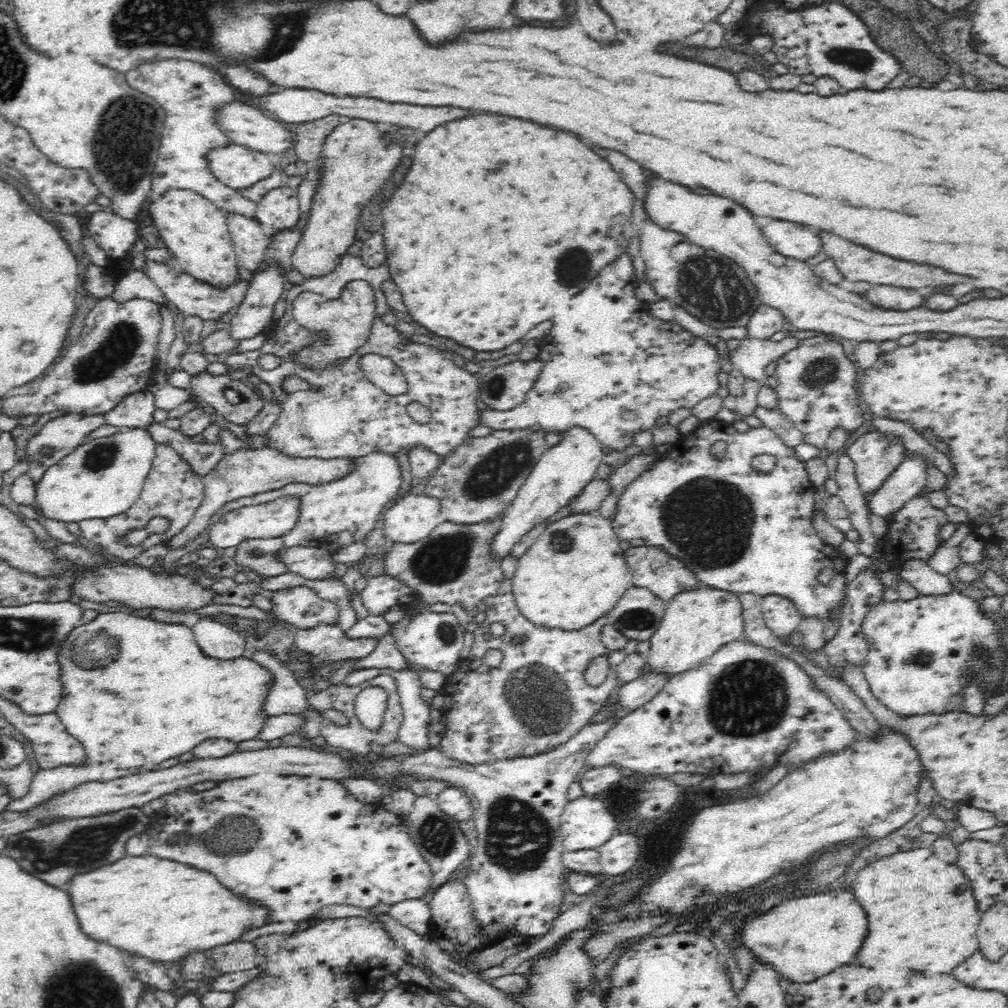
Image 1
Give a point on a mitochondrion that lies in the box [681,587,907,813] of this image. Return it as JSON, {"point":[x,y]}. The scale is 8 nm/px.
{"point":[750,697]}

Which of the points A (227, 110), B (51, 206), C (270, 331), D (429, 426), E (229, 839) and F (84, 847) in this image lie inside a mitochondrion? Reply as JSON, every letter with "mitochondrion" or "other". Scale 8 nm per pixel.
{"A":"other","B":"other","C":"other","D":"other","E":"mitochondrion","F":"mitochondrion"}

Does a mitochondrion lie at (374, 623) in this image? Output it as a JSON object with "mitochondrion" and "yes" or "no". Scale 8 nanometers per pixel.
{"mitochondrion":"no"}

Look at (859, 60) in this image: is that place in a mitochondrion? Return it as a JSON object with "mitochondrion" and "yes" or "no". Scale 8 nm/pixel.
{"mitochondrion":"yes"}

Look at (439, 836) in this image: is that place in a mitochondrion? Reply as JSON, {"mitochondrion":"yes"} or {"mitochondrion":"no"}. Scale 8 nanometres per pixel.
{"mitochondrion":"yes"}

